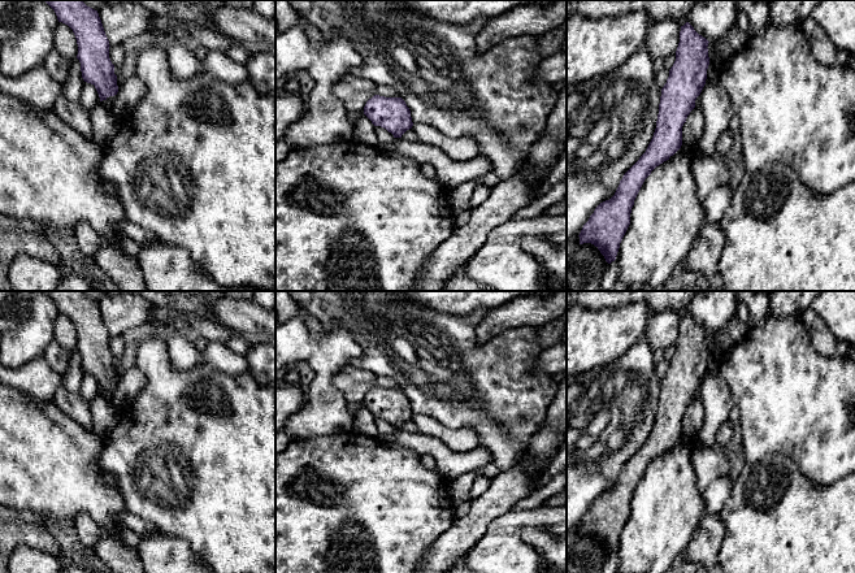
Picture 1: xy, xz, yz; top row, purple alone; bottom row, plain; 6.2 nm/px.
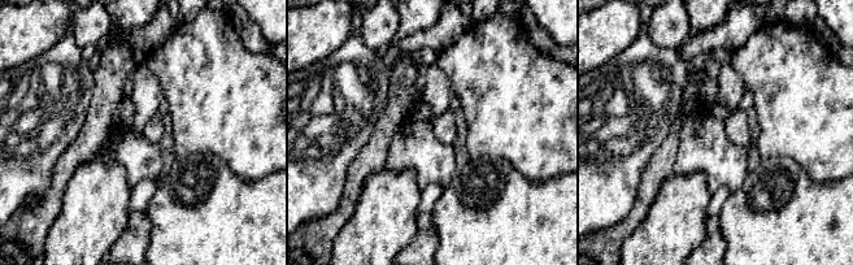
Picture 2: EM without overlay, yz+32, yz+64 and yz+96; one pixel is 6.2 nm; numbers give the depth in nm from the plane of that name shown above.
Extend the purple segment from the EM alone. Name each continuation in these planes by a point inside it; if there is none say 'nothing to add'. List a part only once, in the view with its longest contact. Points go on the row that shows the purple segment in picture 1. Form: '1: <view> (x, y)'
nothing to add

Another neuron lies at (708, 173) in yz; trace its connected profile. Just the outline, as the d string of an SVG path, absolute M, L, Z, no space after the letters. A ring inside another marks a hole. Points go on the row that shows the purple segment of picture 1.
M698 148L691 160L693 178L698 187L698 197L703 201L715 188L729 186L730 172L724 157L704 157Z

